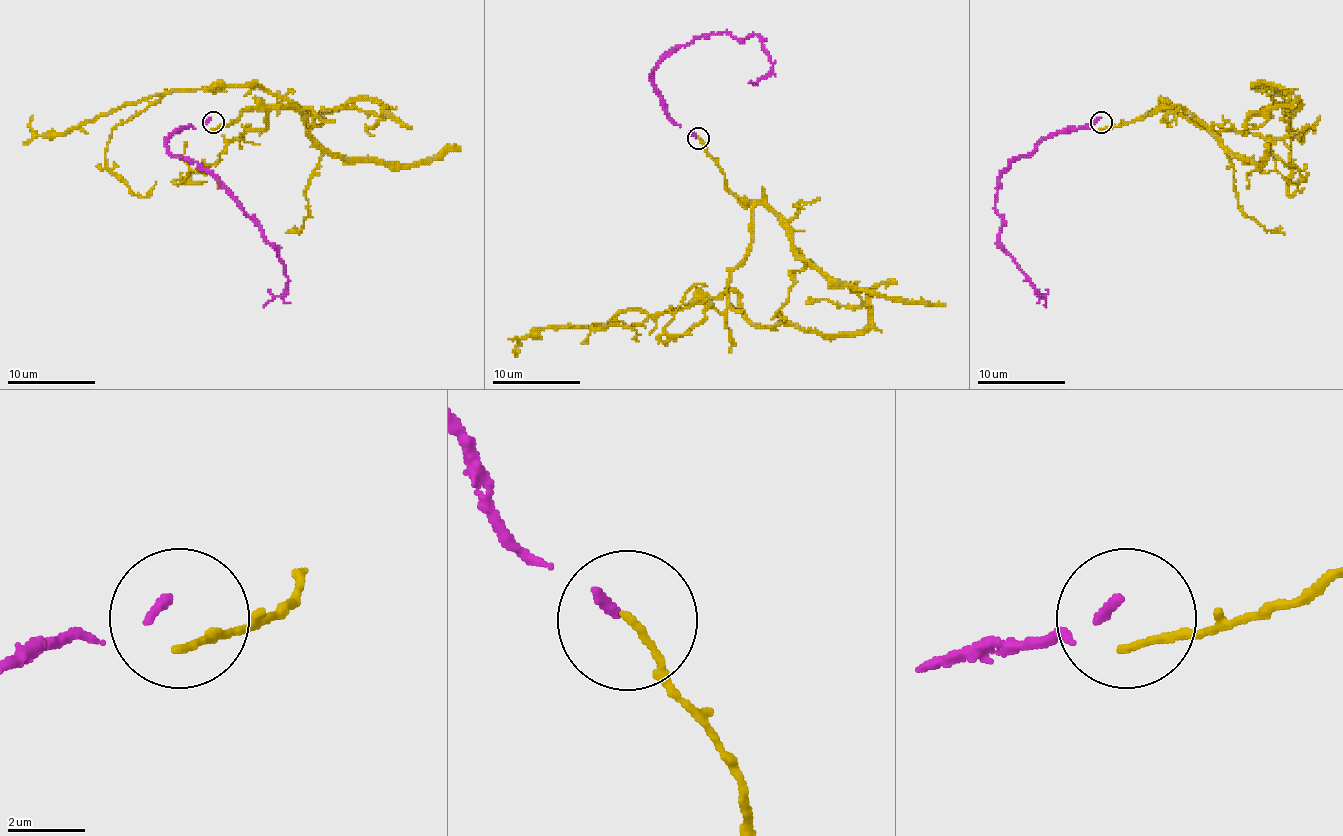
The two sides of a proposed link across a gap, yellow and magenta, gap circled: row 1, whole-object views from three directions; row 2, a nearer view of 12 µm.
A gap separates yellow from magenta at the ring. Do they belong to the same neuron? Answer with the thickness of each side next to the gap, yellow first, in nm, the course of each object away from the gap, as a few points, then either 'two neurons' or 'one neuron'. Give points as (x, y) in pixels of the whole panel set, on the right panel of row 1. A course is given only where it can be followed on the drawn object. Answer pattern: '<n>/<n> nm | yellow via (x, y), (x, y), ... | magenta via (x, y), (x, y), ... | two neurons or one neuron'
240/260 nm | yellow via (1101, 128), (1156, 109), (1275, 137), (1304, 177), (1291, 197), (1288, 104), (1253, 87), (1295, 100), (1266, 111) | magenta via (1099, 120), (1090, 128), (1059, 131), (1028, 155), (1013, 159), (999, 179), (997, 243), (1046, 307) | two neurons

